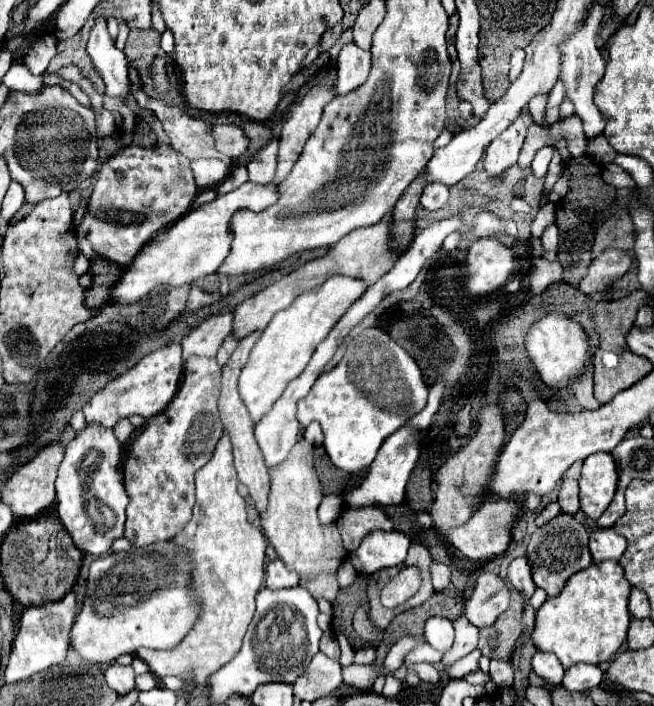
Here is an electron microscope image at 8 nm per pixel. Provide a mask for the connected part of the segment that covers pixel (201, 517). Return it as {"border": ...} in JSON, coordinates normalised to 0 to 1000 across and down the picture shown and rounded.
{"border":[[[341,613],[326,647],[298,670],[301,712],[295,735],[271,761],[265,761],[265,766],[283,775],[295,792],[295,837],[310,848],[307,874],[268,919],[209,919],[206,925],[240,959],[298,959],[298,967],[310,970],[326,950],[350,939],[369,919],[372,899],[390,868],[390,843],[405,820],[408,763],[399,749],[378,738],[378,715],[362,695],[362,684],[350,613]]]}

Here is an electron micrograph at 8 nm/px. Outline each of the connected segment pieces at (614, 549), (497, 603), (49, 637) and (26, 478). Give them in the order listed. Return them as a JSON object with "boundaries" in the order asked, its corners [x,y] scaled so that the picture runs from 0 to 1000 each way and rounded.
{"boundaries":[[[[913,749],[904,755],[901,778],[910,797],[928,795],[928,792],[943,795],[959,778],[959,763],[940,749]]],[[[757,812],[729,817],[723,843],[711,854],[711,874],[723,888],[751,888],[757,877],[778,860],[778,834]]],[[[102,840],[96,851],[69,854],[60,860],[41,860],[29,880],[29,894],[20,905],[20,919],[14,928],[14,939],[8,945],[8,965],[23,967],[32,962],[44,962],[47,956],[99,936],[106,922],[106,891],[112,888],[118,871],[118,846],[115,840]]],[[[75,630],[66,639],[60,639],[44,656],[32,659],[14,681],[2,693],[2,712],[14,715],[20,721],[23,732],[54,732],[60,724],[75,718],[84,710],[84,678],[87,678],[87,664],[90,656],[96,653],[96,633],[93,630]]]]}

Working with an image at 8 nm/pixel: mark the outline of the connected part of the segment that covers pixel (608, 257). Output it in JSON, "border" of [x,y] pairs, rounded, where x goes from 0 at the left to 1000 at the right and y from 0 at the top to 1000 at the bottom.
{"border":[[[928,353],[904,373],[898,392],[885,404],[885,412],[891,418],[925,412],[928,407],[937,404],[937,398],[943,398],[965,381],[965,373],[968,370],[962,358],[953,358],[946,353]]]}

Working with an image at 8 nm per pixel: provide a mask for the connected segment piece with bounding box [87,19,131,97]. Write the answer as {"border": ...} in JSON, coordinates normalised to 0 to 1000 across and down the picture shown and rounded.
{"border":[[[148,27],[145,38],[139,41],[133,75],[164,120],[161,132],[170,137],[194,137],[200,126],[197,126],[197,95],[191,75],[176,67],[173,55],[164,47],[161,30],[154,27]]]}

